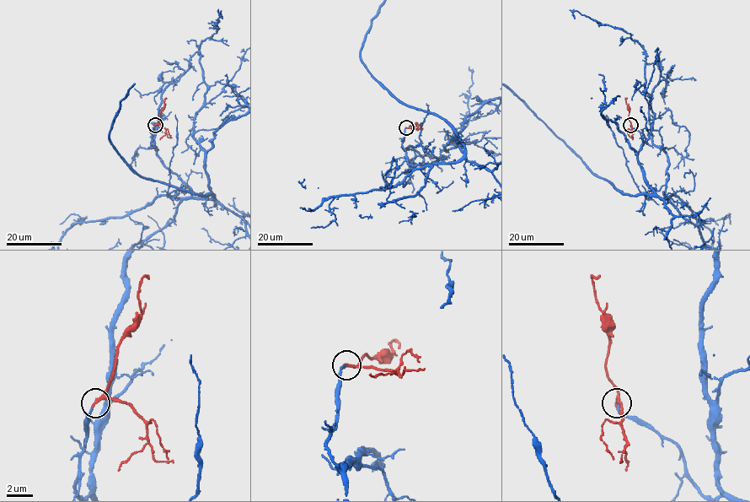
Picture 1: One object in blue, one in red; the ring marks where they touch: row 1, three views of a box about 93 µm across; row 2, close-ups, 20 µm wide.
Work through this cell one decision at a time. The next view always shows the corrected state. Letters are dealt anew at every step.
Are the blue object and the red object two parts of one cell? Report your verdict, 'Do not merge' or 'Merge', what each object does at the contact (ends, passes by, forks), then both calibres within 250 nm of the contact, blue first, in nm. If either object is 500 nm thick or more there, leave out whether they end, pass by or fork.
Merge. At the ring blue ends. At the ring red passes by. Thickness 170 nm (blue) against 180 nm

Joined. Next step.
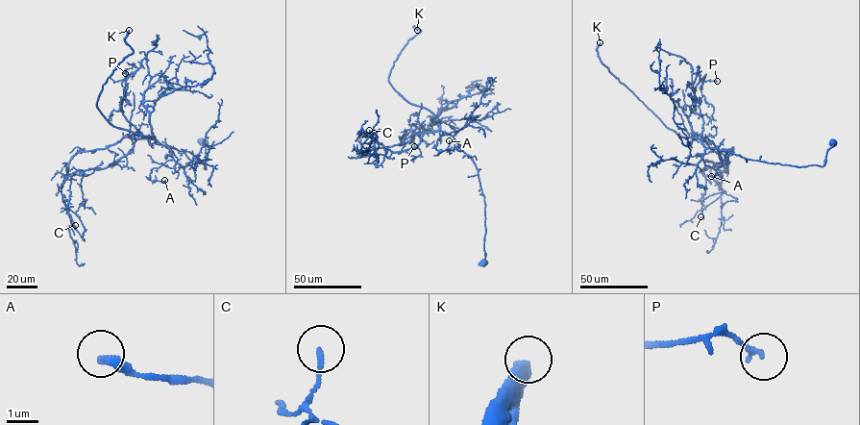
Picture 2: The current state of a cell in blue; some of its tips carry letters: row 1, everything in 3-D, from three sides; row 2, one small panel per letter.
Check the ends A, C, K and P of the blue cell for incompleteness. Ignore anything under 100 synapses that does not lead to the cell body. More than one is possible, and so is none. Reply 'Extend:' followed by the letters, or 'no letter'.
Extend: K

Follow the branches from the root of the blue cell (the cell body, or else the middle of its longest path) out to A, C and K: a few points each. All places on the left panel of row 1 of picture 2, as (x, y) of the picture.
A: (203, 142), (206, 169), (189, 152), (169, 148), (172, 159), (151, 169), (150, 174), (151, 180), (164, 180)
C: (203, 142), (206, 169), (188, 152), (139, 138), (107, 166), (73, 172), (67, 209), (75, 225)
K: (203, 142), (206, 169), (189, 152), (115, 127), (101, 112), (103, 86), (134, 52), (124, 39), (129, 30)

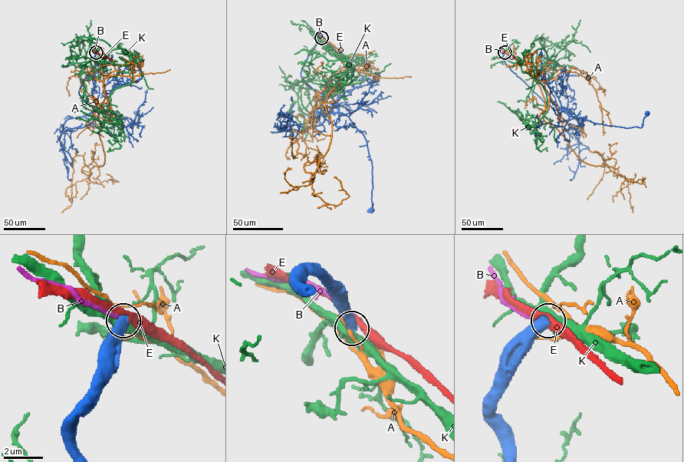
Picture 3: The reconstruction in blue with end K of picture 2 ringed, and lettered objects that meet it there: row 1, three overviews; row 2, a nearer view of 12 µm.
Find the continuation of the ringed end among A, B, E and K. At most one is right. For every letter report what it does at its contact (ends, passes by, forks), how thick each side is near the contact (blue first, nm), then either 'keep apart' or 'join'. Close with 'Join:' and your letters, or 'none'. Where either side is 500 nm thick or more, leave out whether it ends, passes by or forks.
A: 600/120 nm | keep apart
B: 600/200 nm | keep apart
E: 550/400 nm | keep apart
K: 550/500 nm | keep apart
Join: none

